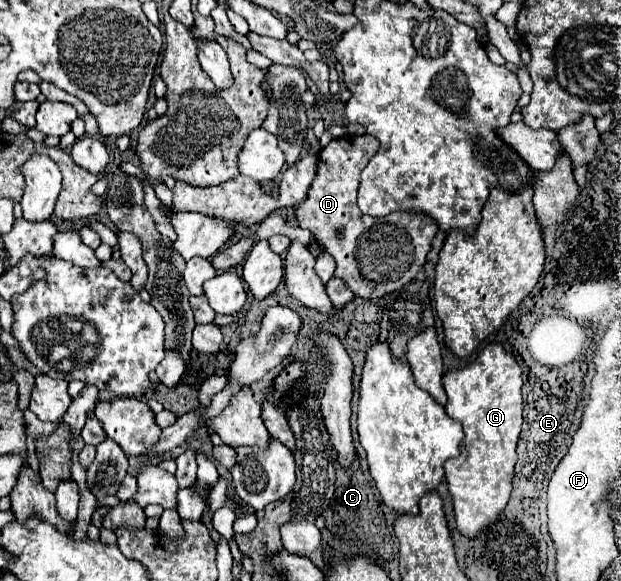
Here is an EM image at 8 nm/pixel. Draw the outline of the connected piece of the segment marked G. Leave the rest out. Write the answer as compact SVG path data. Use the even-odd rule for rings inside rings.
M499 343L487 345L467 367L443 375L449 397L447 415L463 425L465 439L461 455L445 463L445 477L453 497L457 529L463 537L475 539L501 515L511 499L513 469L517 463L517 439L523 425L521 367Z

